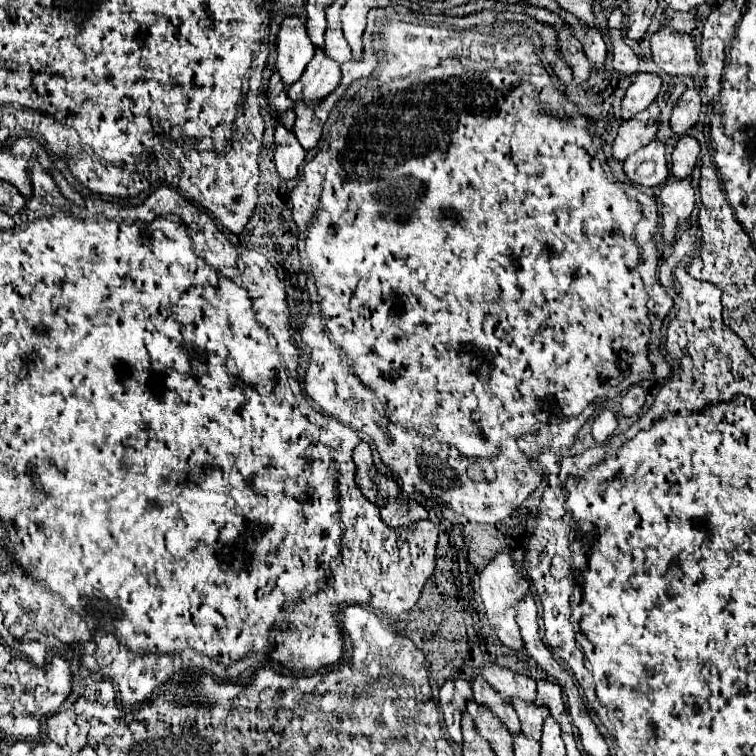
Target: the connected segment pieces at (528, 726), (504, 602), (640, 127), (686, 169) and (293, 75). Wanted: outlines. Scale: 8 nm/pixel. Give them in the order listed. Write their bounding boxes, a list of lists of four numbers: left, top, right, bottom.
[[514,700,548,740],[480,554,530,652],[612,104,660,162],[670,136,700,178],[276,16,314,86]]

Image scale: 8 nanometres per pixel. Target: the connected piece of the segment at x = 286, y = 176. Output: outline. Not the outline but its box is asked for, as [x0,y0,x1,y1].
[274,124,306,180]

